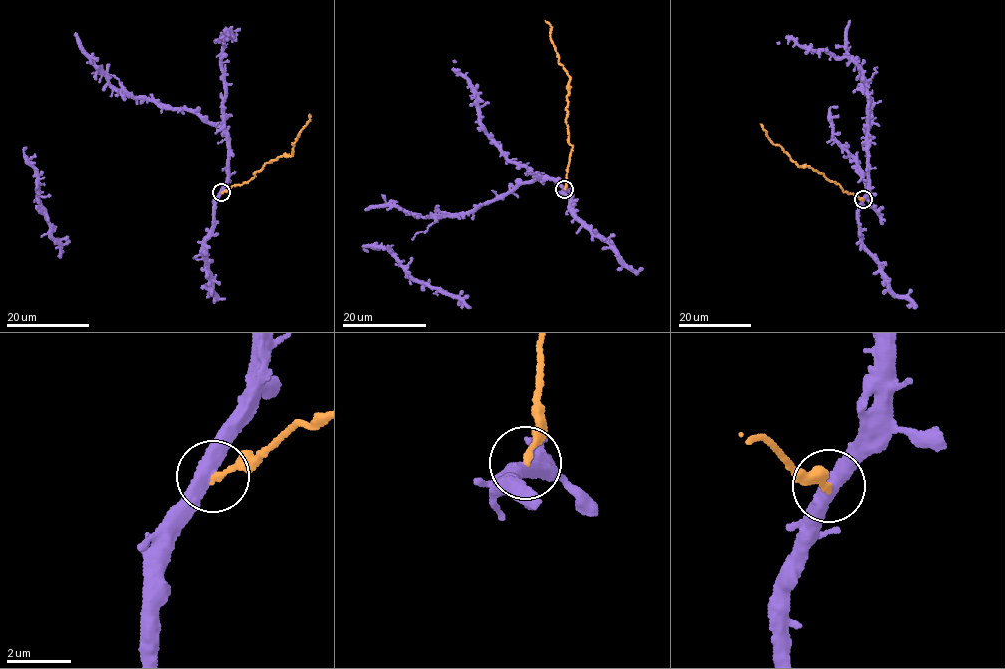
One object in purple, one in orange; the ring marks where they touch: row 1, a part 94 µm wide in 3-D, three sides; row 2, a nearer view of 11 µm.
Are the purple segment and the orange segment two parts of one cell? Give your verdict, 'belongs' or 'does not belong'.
does not belong

